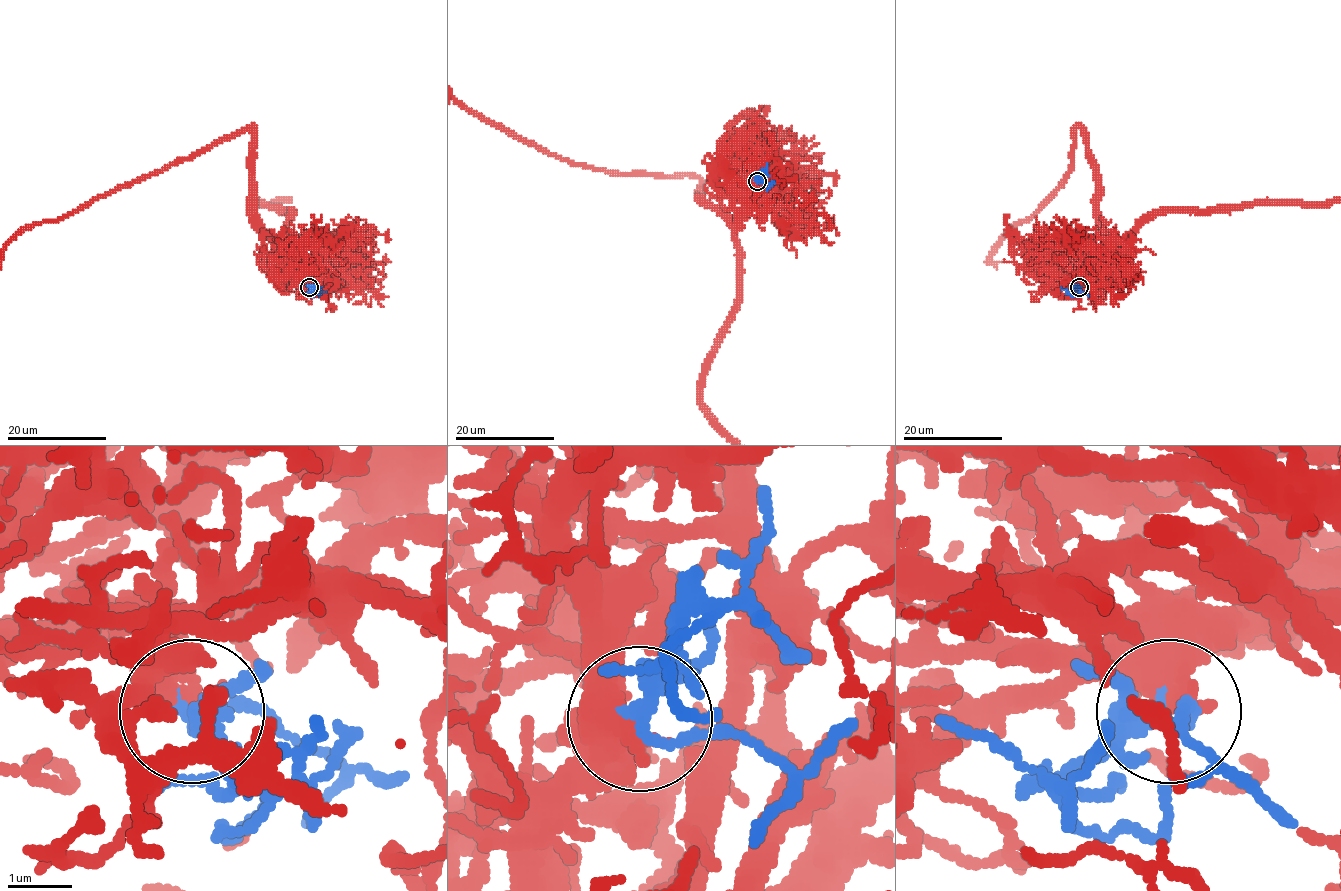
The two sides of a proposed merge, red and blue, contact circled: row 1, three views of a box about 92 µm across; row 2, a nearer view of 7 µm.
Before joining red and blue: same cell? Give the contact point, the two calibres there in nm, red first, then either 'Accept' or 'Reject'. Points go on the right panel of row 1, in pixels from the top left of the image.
Place: (1079, 287). Thickness 500 nm (red) against 240 nm. Accept

